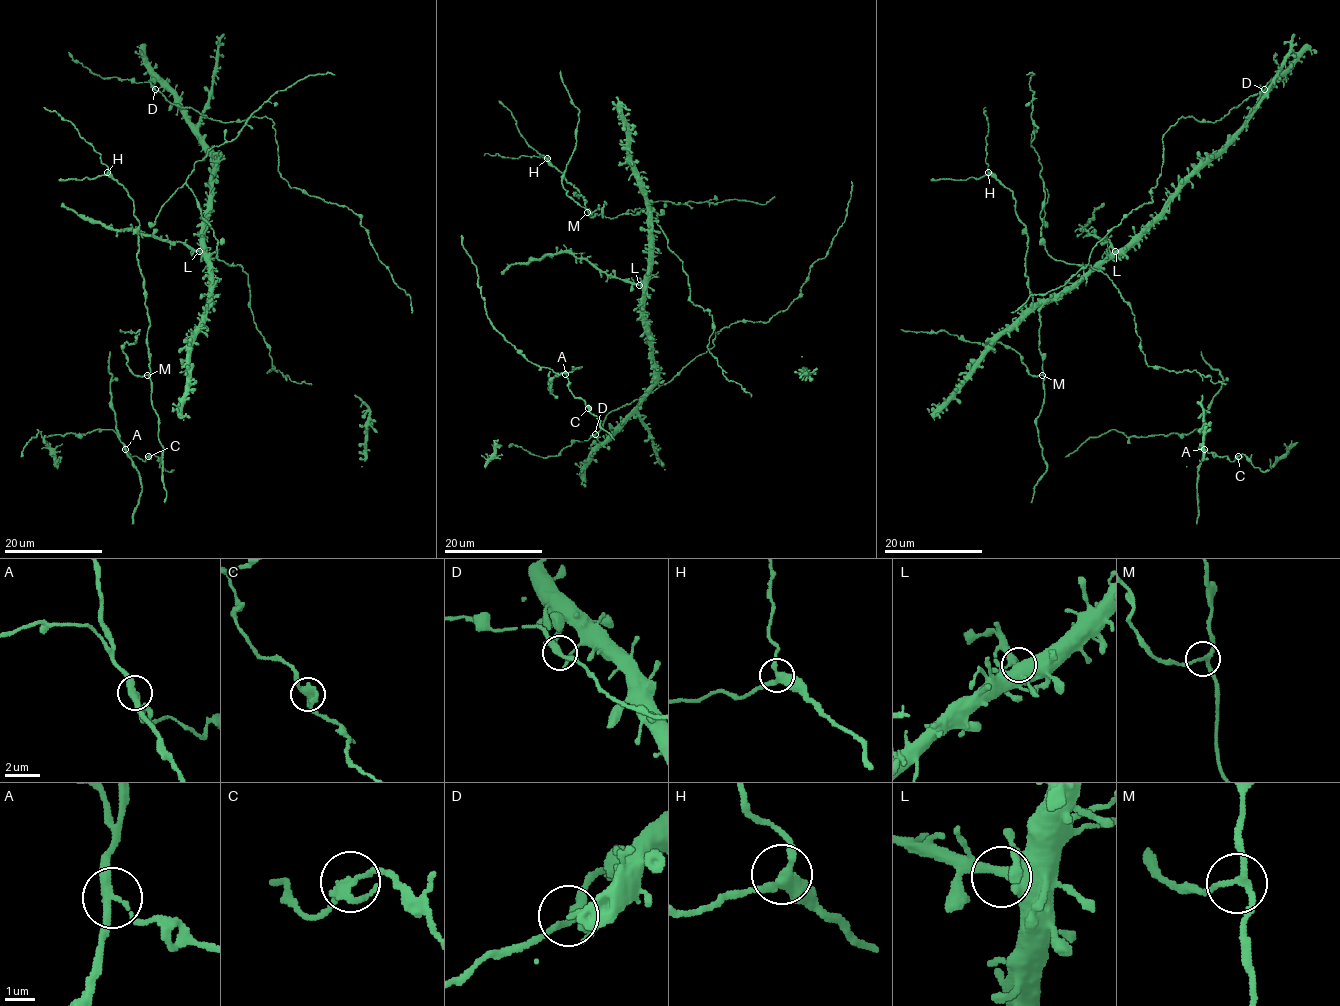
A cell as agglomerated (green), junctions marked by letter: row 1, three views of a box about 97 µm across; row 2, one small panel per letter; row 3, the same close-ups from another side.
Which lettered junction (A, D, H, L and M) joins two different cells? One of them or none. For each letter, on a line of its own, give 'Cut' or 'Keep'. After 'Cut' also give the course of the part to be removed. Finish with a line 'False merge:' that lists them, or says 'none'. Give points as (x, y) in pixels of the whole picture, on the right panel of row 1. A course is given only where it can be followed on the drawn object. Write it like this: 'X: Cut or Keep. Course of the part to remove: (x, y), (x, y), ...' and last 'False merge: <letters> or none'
A: Cut. Course of the part to remove: (1204, 448), (1227, 456), (1232, 462), (1244, 454), (1264, 472), (1270, 469)
D: Keep
H: Keep
L: Keep
M: Keep
False merge: A

